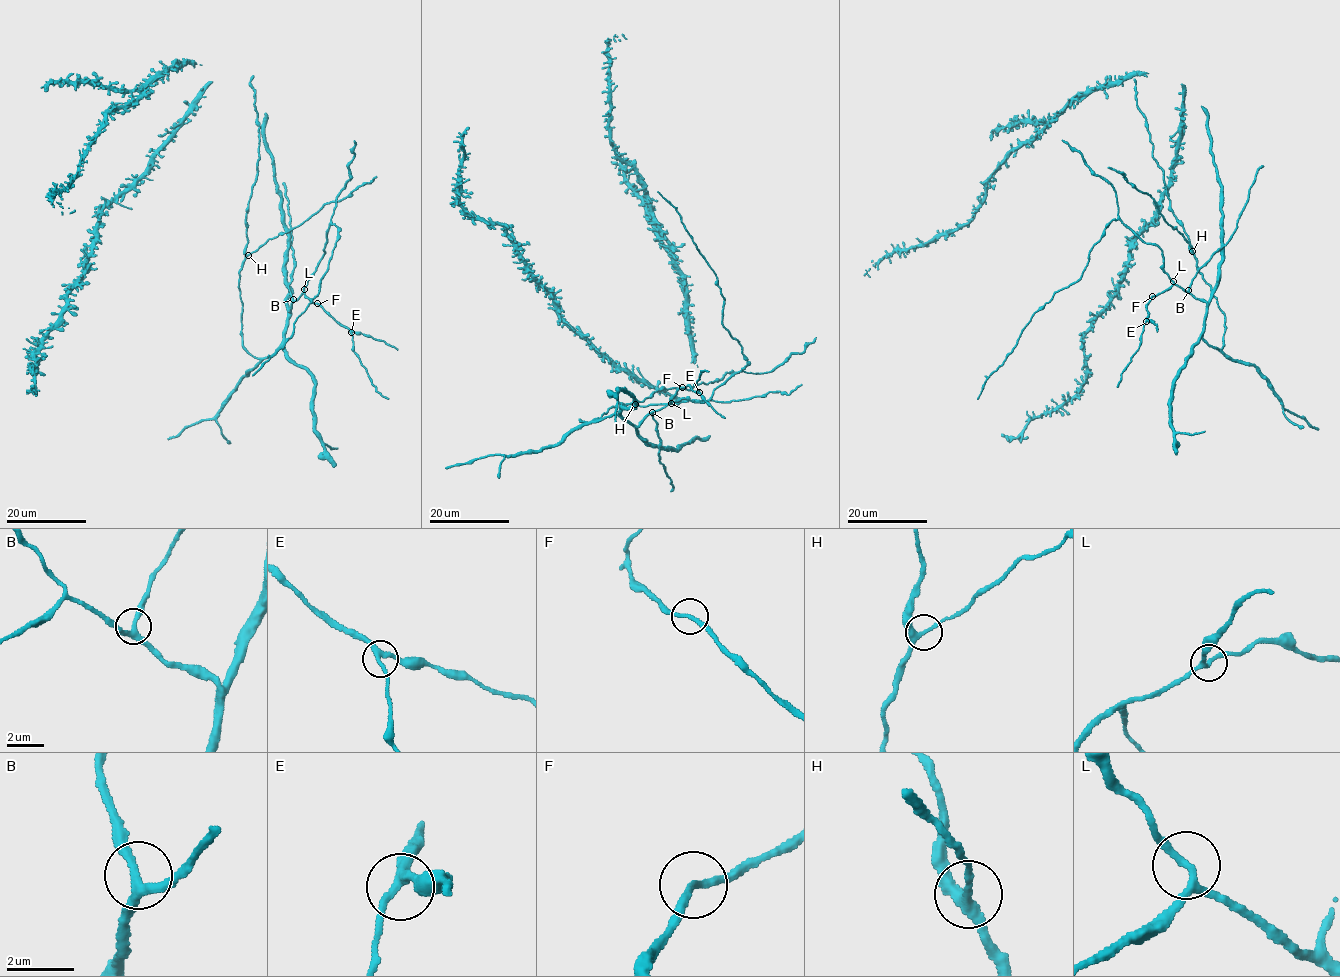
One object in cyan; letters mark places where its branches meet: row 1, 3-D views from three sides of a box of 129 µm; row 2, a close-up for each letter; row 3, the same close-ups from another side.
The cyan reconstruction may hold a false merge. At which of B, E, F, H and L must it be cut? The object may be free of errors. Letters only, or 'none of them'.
none of them

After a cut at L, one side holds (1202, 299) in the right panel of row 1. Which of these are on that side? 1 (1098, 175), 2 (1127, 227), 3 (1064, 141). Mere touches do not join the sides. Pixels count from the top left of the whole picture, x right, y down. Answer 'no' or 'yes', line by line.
1: no
2: no
3: no

